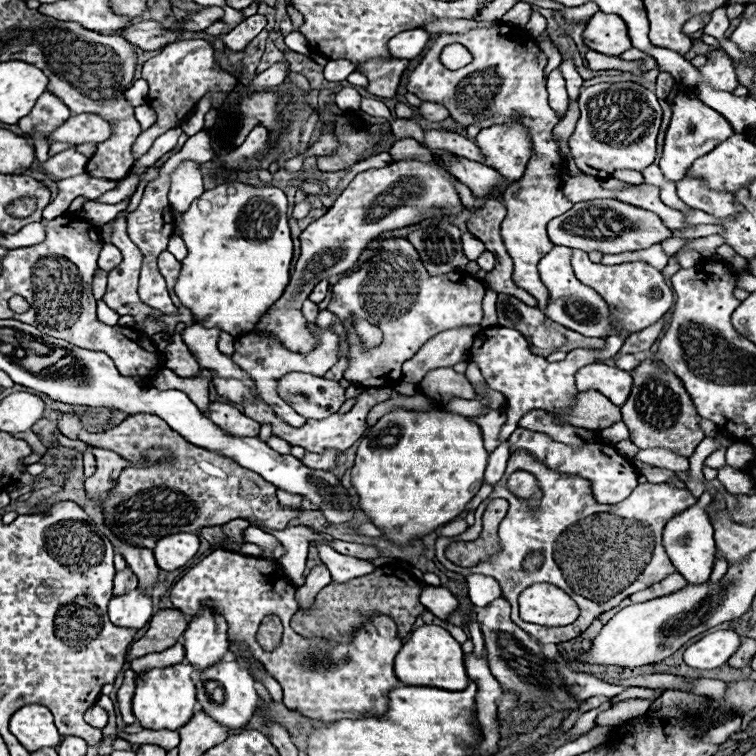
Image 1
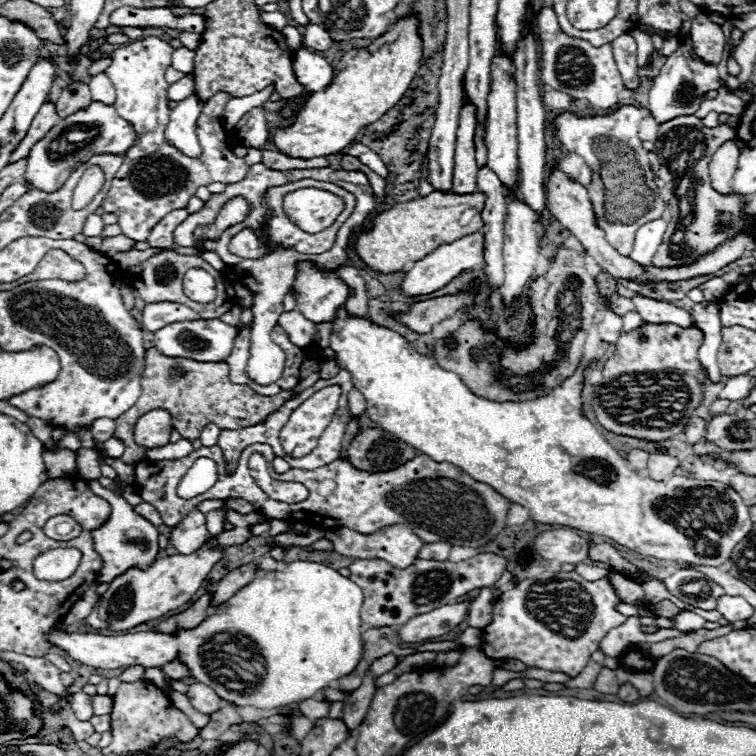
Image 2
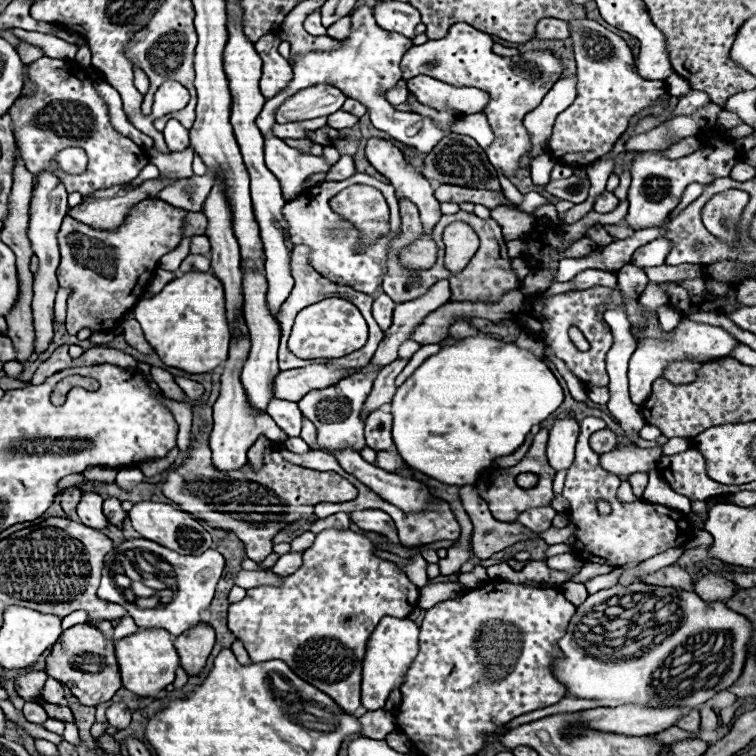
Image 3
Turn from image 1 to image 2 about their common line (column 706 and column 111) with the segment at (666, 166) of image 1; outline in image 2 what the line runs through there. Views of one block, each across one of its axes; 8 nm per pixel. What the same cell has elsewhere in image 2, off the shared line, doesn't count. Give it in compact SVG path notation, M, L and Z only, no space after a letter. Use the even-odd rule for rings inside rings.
M92 102L86 110L78 110L76 114L60 120L42 140L38 140L30 154L28 164L24 172L24 180L32 184L32 188L42 192L54 192L58 190L64 180L80 166L84 164L84 158L90 158L94 154L120 154L126 152L132 142L136 140L134 126L118 116L114 106L104 106L100 102Z

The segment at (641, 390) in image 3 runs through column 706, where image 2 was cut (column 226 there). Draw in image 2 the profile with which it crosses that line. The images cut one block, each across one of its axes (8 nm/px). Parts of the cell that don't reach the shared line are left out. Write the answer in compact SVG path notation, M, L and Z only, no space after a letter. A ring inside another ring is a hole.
M190 320L168 324L154 332L154 346L164 356L172 358L192 358L198 362L224 362L234 346L238 328L224 324L222 320Z

